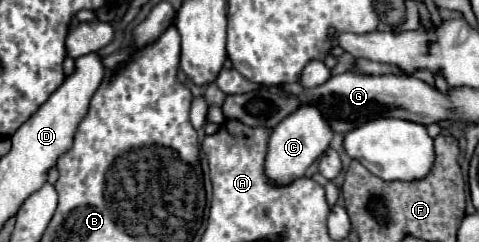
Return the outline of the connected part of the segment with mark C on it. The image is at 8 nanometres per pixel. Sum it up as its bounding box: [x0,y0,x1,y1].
[265,108,333,184]

